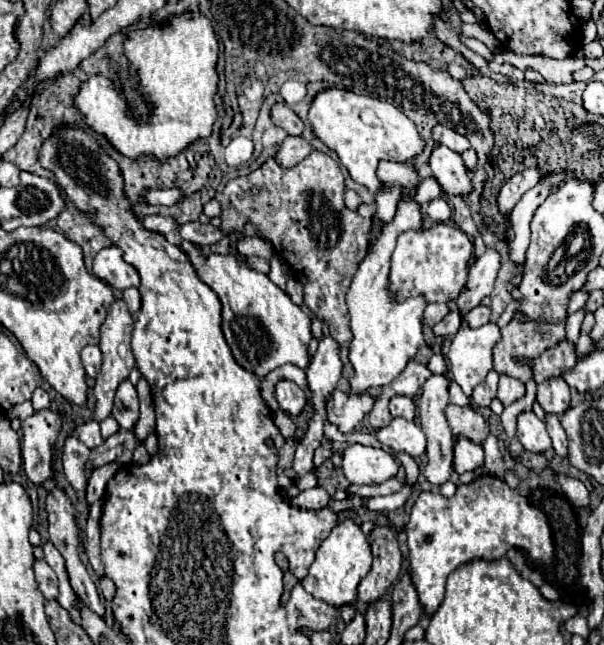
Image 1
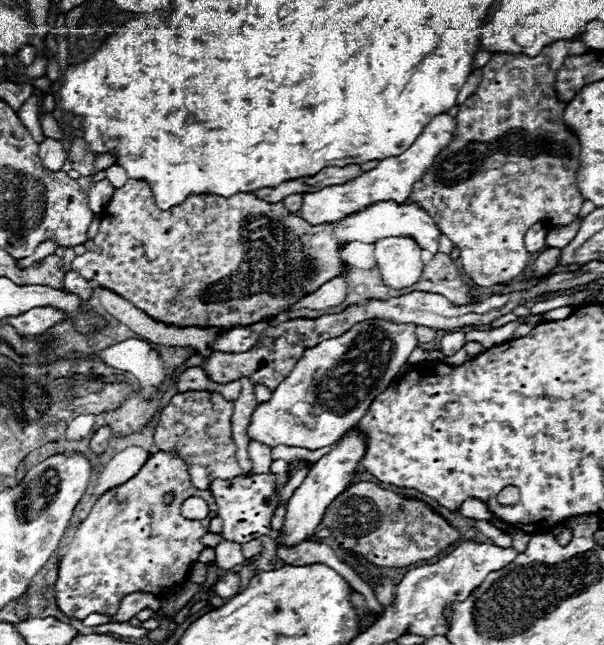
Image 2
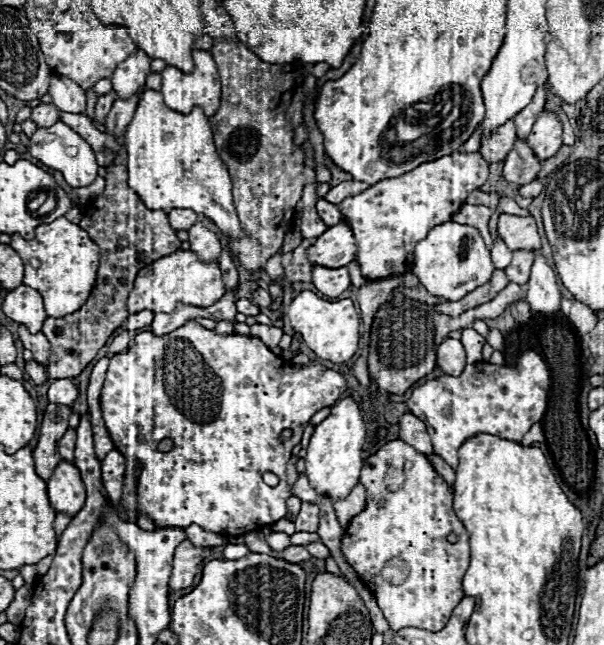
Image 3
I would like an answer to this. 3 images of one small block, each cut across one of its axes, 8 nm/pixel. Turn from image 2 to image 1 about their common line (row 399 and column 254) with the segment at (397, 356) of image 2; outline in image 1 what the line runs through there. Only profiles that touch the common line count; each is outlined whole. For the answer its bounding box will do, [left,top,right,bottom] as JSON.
[182,242,312,378]

